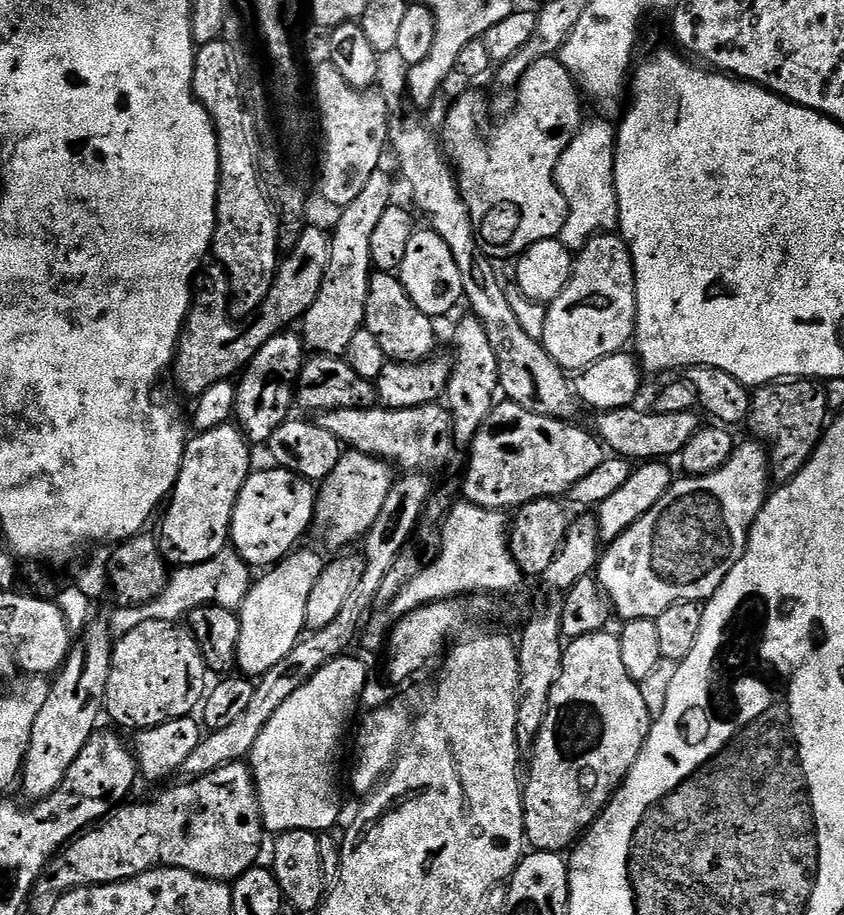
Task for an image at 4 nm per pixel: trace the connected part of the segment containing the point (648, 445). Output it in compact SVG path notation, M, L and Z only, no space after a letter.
M639 407L611 408L601 411L596 420L595 431L599 439L617 456L623 456L625 460L633 462L660 462L664 456L679 457L684 451L686 442L694 438L694 434L702 426L702 420L696 417L695 411L690 412L639 412Z

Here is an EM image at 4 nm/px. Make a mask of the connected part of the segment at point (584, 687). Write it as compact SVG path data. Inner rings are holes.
M605 630L603 632L590 632L590 633L583 635L583 636L575 637L575 639L573 639L571 641L571 643L569 643L567 645L567 647L565 647L565 649L564 649L564 665L562 666L562 674L558 678L558 682L556 683L556 685L554 685L554 687L552 687L552 694L550 696L550 706L548 707L548 713L546 714L546 718L544 719L544 725L543 725L543 727L540 728L540 731L538 733L538 737L535 739L535 742L534 742L534 743L536 743L536 754L532 758L532 760L533 760L533 762L532 762L532 777L530 777L529 780L527 777L526 787L524 788L524 806L525 806L524 831L526 833L527 843L529 845L531 845L531 847L533 849L535 849L535 851L537 851L537 852L563 853L565 850L571 849L573 847L573 845L575 845L577 843L577 841L579 841L580 837L583 836L584 833L587 832L589 828L591 828L592 824L597 820L597 818L600 817L600 813L603 812L604 808L611 802L612 795L619 790L621 784L623 784L623 782L624 782L624 779L626 779L626 777L628 777L628 775L630 774L630 772L632 770L632 767L634 767L634 765L636 765L636 759L640 757L640 751L642 751L642 749L644 749L644 743L646 743L646 741L648 741L648 731L653 726L654 717L653 717L652 713L648 711L648 707L646 706L646 698L642 698L642 690L640 689L640 684L637 683L637 681L634 679L634 677L632 677L632 675L630 674L630 670L626 666L626 662L622 658L622 646L620 645L620 636L616 635L616 634L614 634L614 636L611 636L610 633L611 633L611 631Z

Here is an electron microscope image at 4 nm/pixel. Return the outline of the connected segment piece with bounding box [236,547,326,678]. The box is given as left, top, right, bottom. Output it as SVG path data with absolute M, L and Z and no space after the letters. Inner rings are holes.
M303 548L289 552L283 560L271 565L265 571L268 573L257 584L255 581L249 587L246 598L240 603L238 609L240 633L236 647L236 668L249 678L264 676L266 670L270 670L270 666L275 666L277 662L282 662L282 658L286 658L286 654L290 654L290 650L294 650L294 646L300 643L305 635L306 602L310 599L310 590L314 590L314 582L318 582L318 574L322 574L326 560L318 553Z

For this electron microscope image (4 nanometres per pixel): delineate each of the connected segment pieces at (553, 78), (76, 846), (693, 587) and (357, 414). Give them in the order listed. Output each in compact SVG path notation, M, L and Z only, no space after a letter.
M544 56L538 62L534 62L526 74L520 80L518 87L515 89L516 109L501 122L496 128L496 140L488 140L492 136L492 128L488 125L488 104L484 101L484 96L480 92L464 92L452 104L452 109L448 112L448 121L444 124L444 140L442 136L442 147L455 171L456 179L460 186L460 192L464 195L468 208L471 210L473 223L478 229L478 236L493 253L505 252L511 258L519 257L530 246L534 246L543 240L555 240L561 235L568 221L568 203L562 194L562 190L556 184L556 167L558 166L558 158L562 158L562 154L566 150L566 146L570 146L570 142L580 132L580 125L585 123L584 108L580 105L582 101L582 93L578 87L576 80L566 66L556 56Z
M244 762L227 764L218 770L210 770L210 774L183 782L185 784L176 784L158 793L153 800L121 803L95 826L69 840L41 872L34 885L35 891L52 898L74 888L132 880L151 868L184 868L187 872L205 876L207 880L225 882L234 882L242 873L251 870L257 863L259 848L266 835L251 767Z
M751 442L752 444L741 443L733 452L728 461L718 470L714 470L705 476L689 475L688 480L677 479L670 486L670 490L658 502L658 506L654 506L646 514L642 514L642 518L638 518L638 522L634 522L626 531L611 541L603 549L598 565L598 583L601 589L606 591L606 595L614 607L615 613L622 616L622 620L626 622L635 622L637 620L655 621L657 616L661 616L667 608L681 602L707 602L718 590L718 586L722 586L722 582L726 578L726 574L730 574L730 570L734 570L734 566L744 557L744 551L748 545L748 532L752 528L753 522L758 518L758 514L762 510L762 506L770 495L770 461L768 459L768 449L759 442Z
M433 402L413 408L373 406L358 409L317 411L314 422L334 434L341 445L386 460L400 470L429 470L440 468L452 456L452 414L443 403Z

